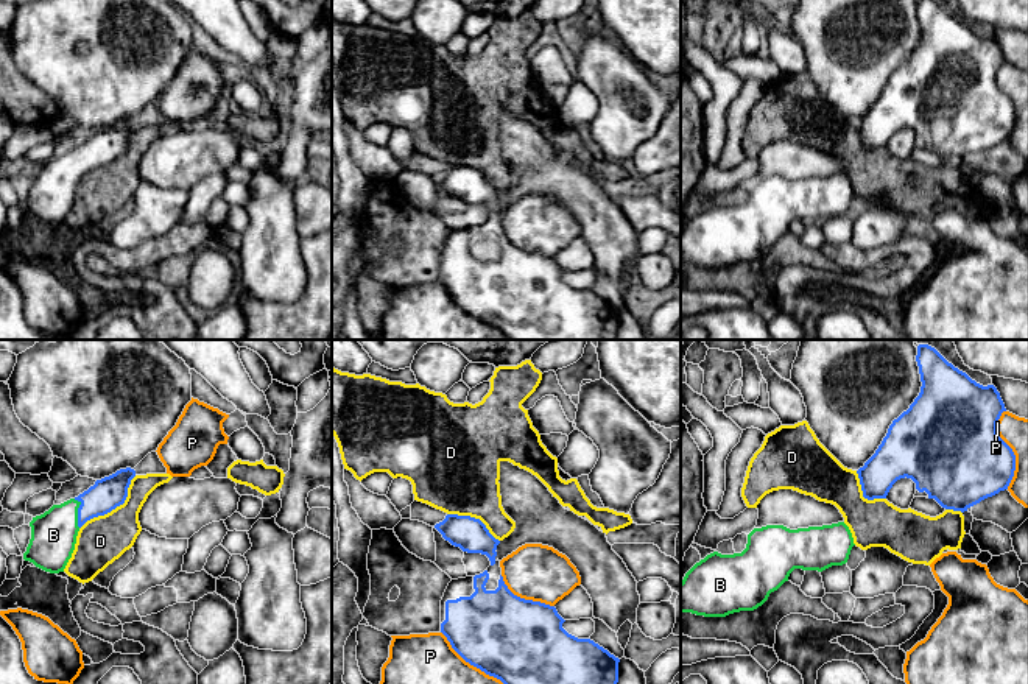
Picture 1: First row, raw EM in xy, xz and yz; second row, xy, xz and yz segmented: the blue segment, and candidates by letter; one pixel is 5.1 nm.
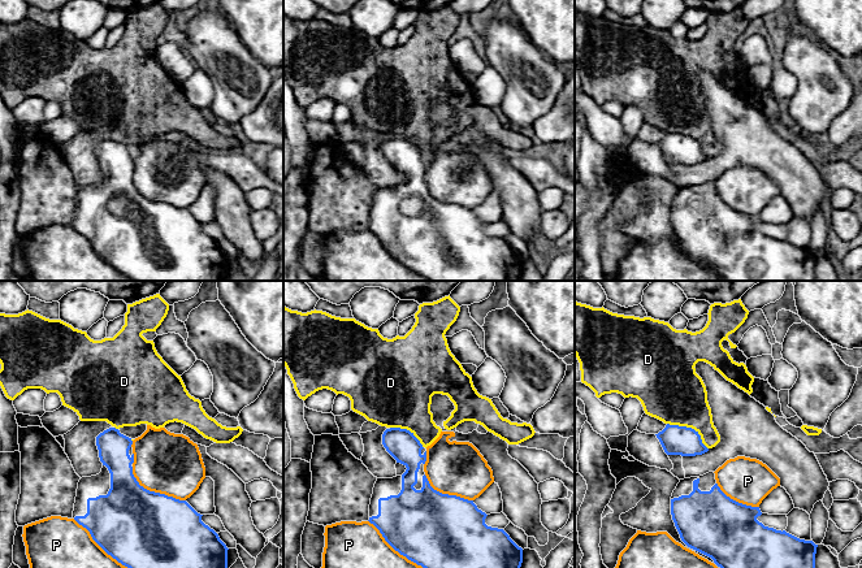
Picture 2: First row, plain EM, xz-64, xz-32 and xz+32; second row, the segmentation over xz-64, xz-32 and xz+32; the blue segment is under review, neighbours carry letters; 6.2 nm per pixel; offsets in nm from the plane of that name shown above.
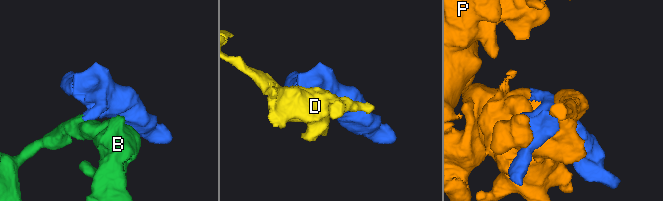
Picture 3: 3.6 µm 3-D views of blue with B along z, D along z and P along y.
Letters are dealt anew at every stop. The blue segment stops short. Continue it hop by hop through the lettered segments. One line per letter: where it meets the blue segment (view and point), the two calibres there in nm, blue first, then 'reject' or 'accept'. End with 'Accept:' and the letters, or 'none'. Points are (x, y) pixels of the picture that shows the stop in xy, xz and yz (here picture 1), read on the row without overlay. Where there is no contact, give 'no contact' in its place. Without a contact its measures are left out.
B: meets blue in xy at (78, 164); 170 nm thick on the blue side, 240 nm on the other; accept
D: meets blue in xy at (114, 159); 170 nm thick on the blue side, 240 nm on the other; reject
P: meets blue in xz at (472, 315); 440 nm thick on the blue side, 460 nm on the other; reject
Accept: B

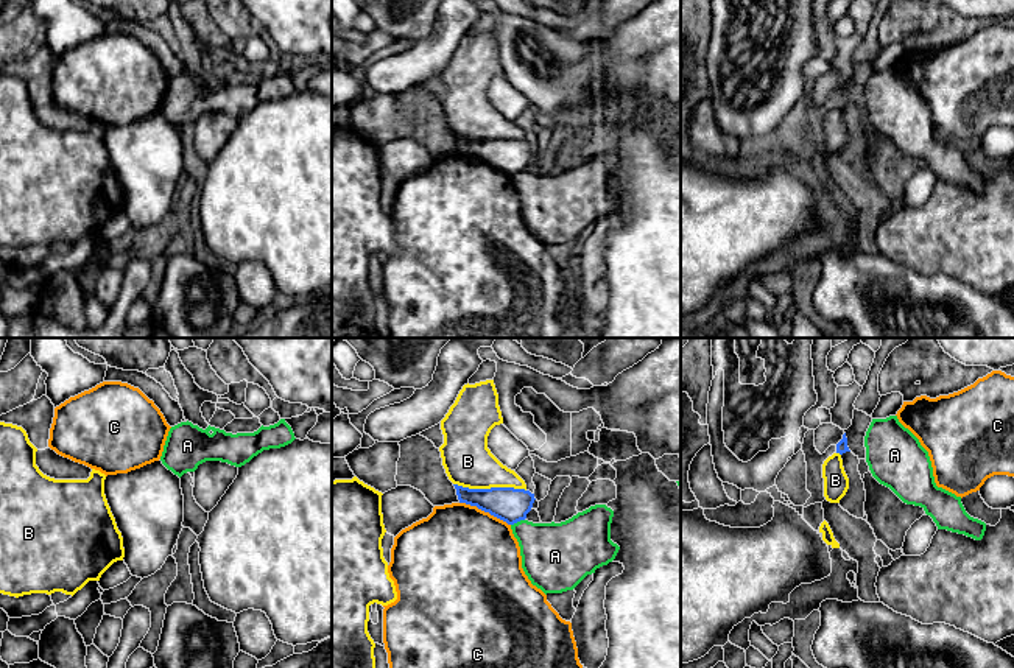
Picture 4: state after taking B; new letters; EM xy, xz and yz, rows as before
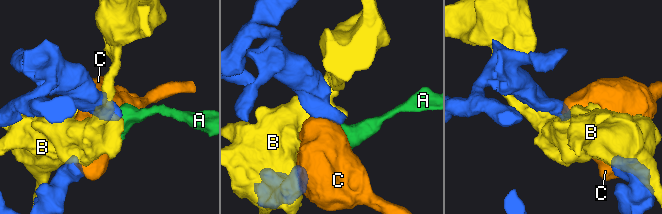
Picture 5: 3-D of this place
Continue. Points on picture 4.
A: meets blue in xz at (517, 172); 180 nm thick on the blue side, 320 nm on the other; reject
B: meets blue in xz at (491, 139); 180 nm thick on the blue side, 260 nm on the other; reject
C: meets blue in xz at (485, 162); 180 nm thick on the blue side, 500 nm on the other; reject
Accept: none

